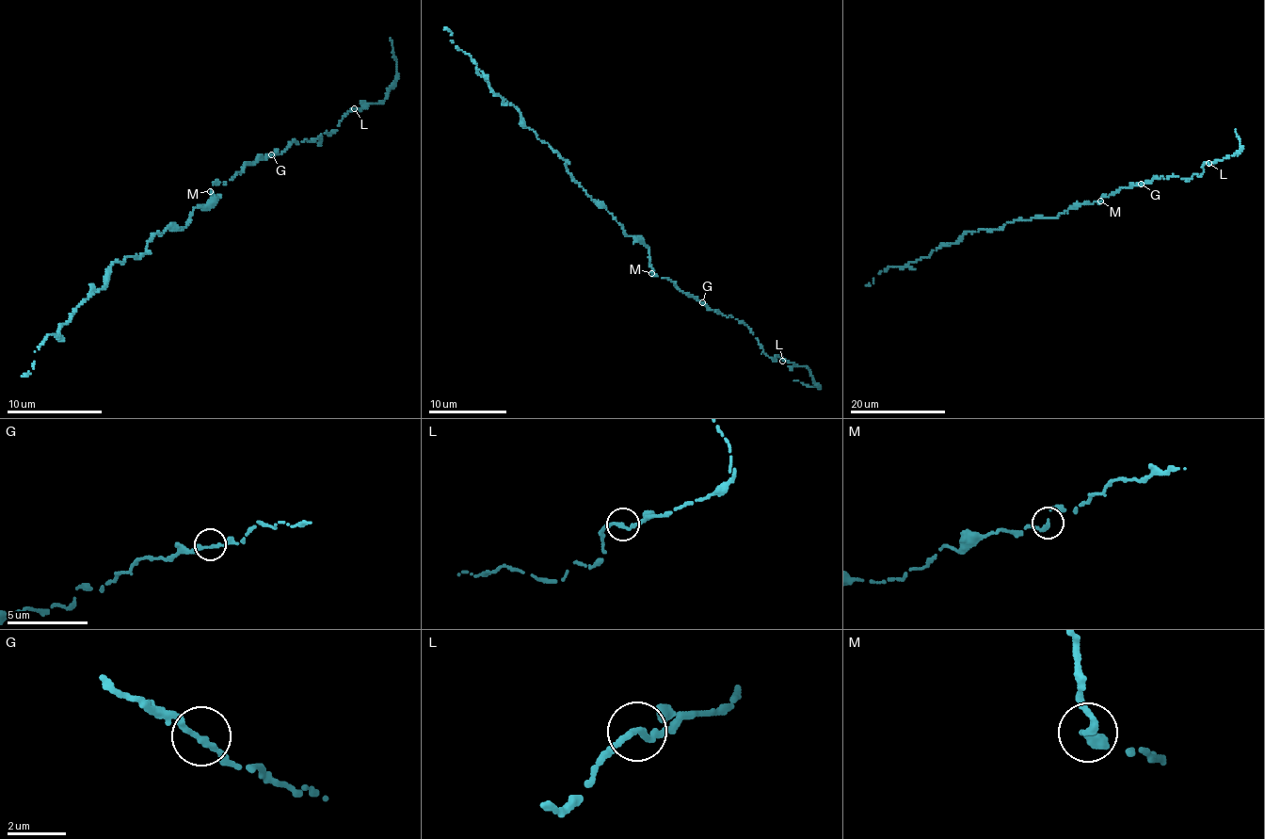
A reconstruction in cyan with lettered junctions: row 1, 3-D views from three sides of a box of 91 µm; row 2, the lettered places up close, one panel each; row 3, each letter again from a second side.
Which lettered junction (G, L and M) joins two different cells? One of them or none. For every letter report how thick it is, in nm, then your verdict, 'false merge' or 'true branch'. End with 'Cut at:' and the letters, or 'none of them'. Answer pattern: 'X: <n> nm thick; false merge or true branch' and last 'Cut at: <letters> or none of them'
G: 200 nm thick; true branch
L: 200 nm thick; true branch
M: 200 nm thick; true branch
Cut at: none of them

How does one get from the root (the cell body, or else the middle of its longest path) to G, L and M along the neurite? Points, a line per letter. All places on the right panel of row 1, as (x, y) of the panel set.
G: (1071, 208), (1097, 202), (1103, 196), (1109, 196), (1121, 188), (1141, 184)
L: (1071, 208), (1097, 202), (1121, 188), (1148, 184), (1155, 178), (1191, 179), (1202, 174), (1203, 164), (1208, 163)
M: (1071, 208), (1100, 201)

